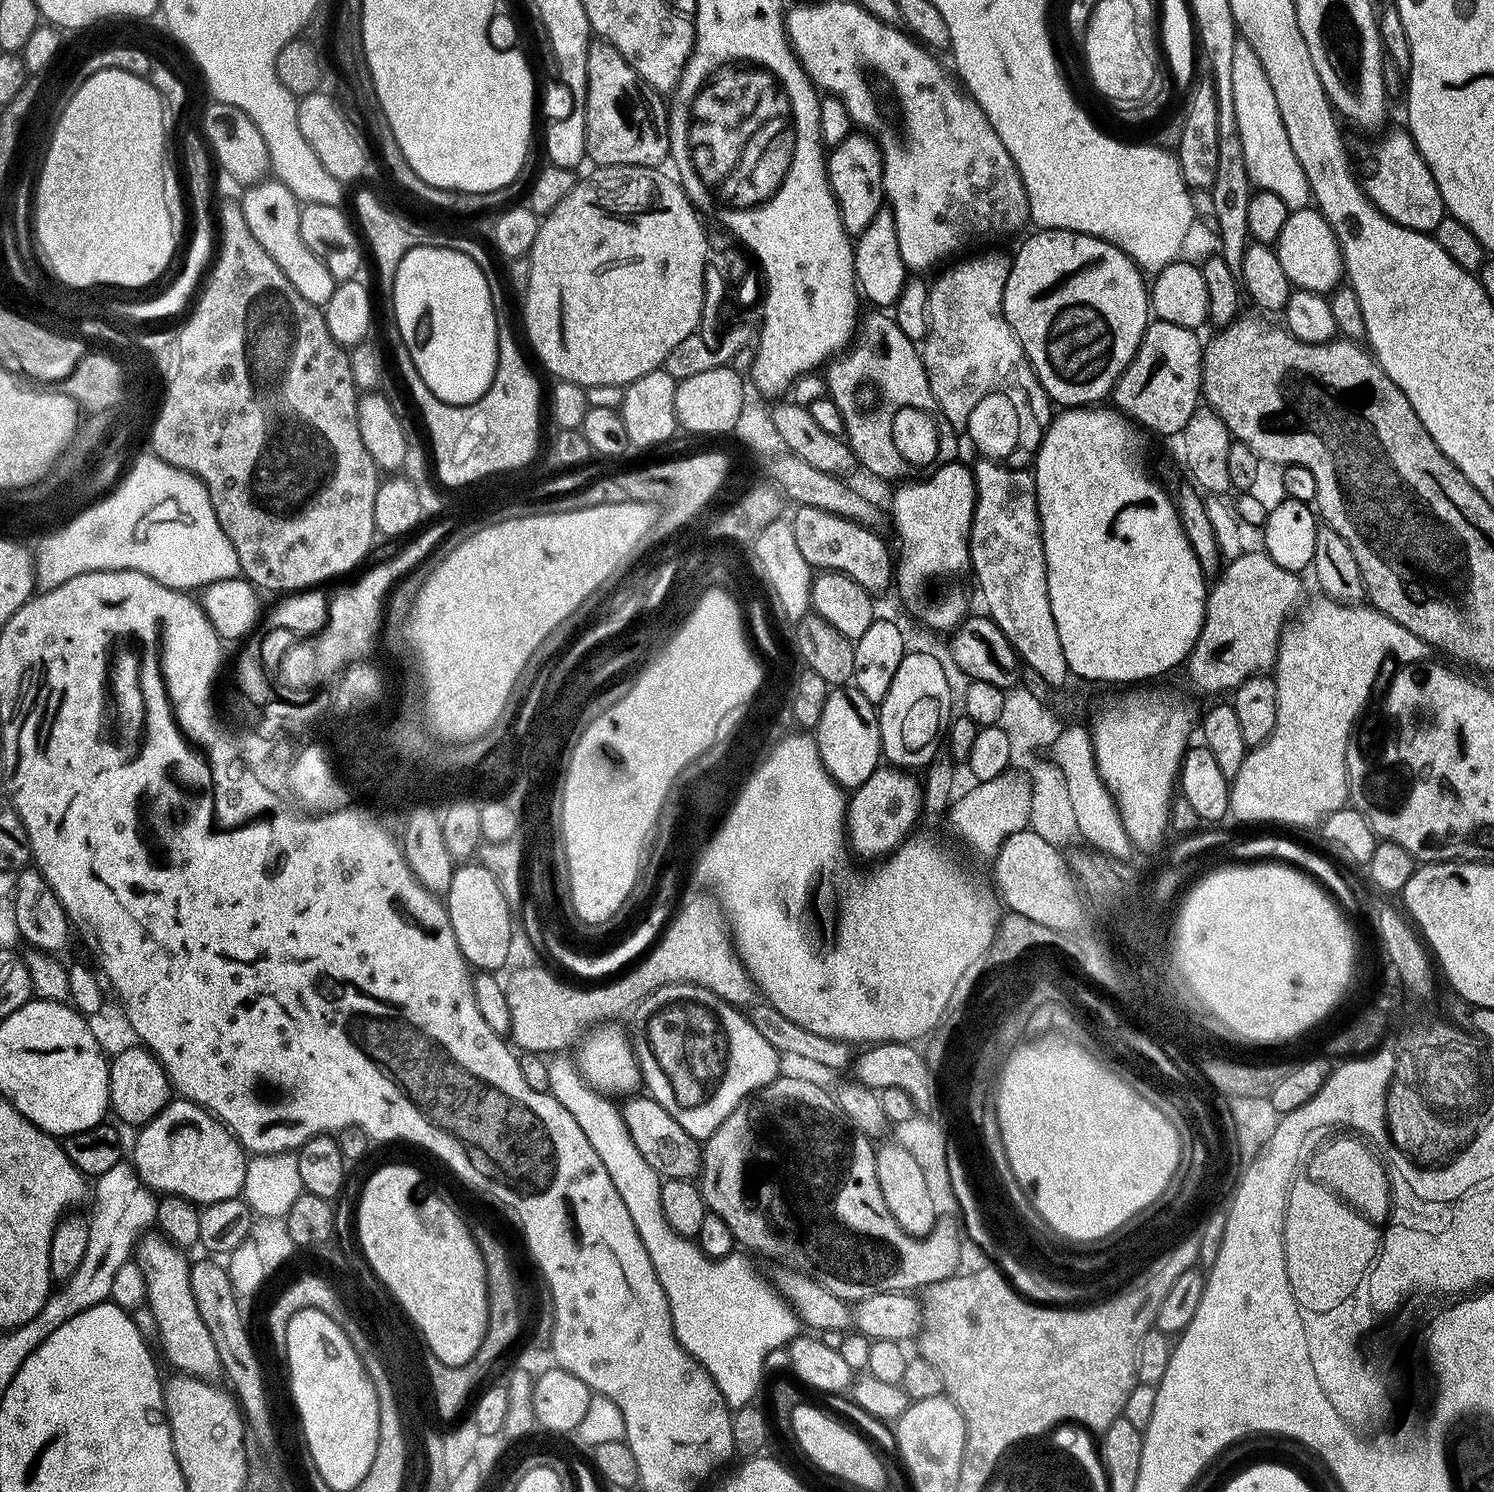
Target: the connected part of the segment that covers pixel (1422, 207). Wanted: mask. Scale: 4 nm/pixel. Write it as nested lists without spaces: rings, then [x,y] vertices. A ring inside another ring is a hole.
[[[1407,131],[1388,132],[1381,138],[1380,145],[1376,148],[1376,161],[1372,164],[1372,173],[1369,174],[1368,181],[1363,181],[1362,187],[1382,215],[1389,216],[1395,224],[1401,224],[1415,232],[1435,233],[1436,227],[1446,216],[1442,194]]]

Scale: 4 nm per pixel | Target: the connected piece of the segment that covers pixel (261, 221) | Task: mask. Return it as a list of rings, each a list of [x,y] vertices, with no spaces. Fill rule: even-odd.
[[[275,178],[269,179],[267,182],[253,183],[249,188],[252,189],[245,194],[244,200],[242,199],[242,207],[250,234],[254,234],[254,238],[258,238],[258,242],[264,247],[266,254],[270,254],[270,258],[274,258],[274,262],[278,262],[282,274],[286,274],[286,278],[294,286],[294,290],[298,290],[298,294],[302,294],[302,298],[306,298],[311,304],[317,306],[327,304],[338,281],[332,277],[324,261],[313,254],[310,246],[306,246],[306,242],[302,238],[301,201],[296,199],[296,195],[287,186]]]

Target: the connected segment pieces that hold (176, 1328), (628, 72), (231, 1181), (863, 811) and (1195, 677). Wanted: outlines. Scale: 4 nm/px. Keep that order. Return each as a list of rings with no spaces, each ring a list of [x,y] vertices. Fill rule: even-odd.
[[[149,1230],[144,1233],[136,1242],[134,1249],[135,1263],[140,1265],[144,1276],[144,1294],[147,1307],[150,1306],[150,1312],[154,1318],[158,1334],[162,1340],[162,1350],[167,1360],[176,1367],[177,1371],[189,1376],[196,1376],[209,1382],[219,1379],[223,1375],[221,1362],[218,1358],[218,1352],[212,1337],[202,1321],[202,1317],[196,1307],[192,1288],[190,1288],[190,1260],[183,1249],[173,1245],[167,1237],[160,1234],[159,1231]]]
[[[596,38],[588,45],[587,52],[587,102],[584,104],[584,147],[585,157],[594,162],[595,167],[606,165],[642,165],[657,167],[666,156],[666,148],[658,140],[658,134],[647,110],[640,104],[636,72],[624,58],[604,40]]]
[[[183,1098],[169,1099],[168,1103],[153,1120],[141,1127],[135,1134],[130,1163],[136,1169],[140,1183],[156,1194],[181,1196],[196,1206],[235,1200],[243,1193],[249,1157],[241,1148],[235,1136],[202,1106]]]
[[[881,766],[848,796],[847,843],[855,855],[857,852],[862,859],[875,861],[895,852],[909,839],[916,819],[921,819],[923,806],[921,781],[912,776],[911,771],[902,768]]]
[[[1245,550],[1240,557],[1227,561],[1227,563],[1223,565],[1222,571],[1215,577],[1214,583],[1216,583],[1216,585],[1214,583],[1211,585],[1208,594],[1208,605],[1204,611],[1204,625],[1198,634],[1198,642],[1192,648],[1192,652],[1188,655],[1186,661],[1188,680],[1198,691],[1231,693],[1242,682],[1246,682],[1248,676],[1259,676],[1267,673],[1269,669],[1275,665],[1276,652],[1280,649],[1280,633],[1284,631],[1285,624],[1288,623],[1290,617],[1297,611],[1298,605],[1301,603],[1300,579],[1301,577],[1297,575],[1297,573],[1291,572],[1290,570],[1282,570],[1282,566],[1278,566],[1278,562],[1274,562],[1274,558],[1270,558],[1267,552],[1263,550],[1257,550],[1257,552]]]

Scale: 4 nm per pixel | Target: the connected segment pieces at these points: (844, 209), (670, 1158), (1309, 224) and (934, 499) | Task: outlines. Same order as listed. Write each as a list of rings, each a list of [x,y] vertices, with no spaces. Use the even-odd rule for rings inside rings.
[[[850,134],[840,144],[831,149],[832,157],[826,160],[828,180],[832,183],[831,195],[836,197],[844,227],[849,233],[859,234],[868,226],[881,211],[882,204],[882,165],[880,149],[876,141],[867,134]]]
[[[640,1094],[628,1098],[622,1104],[622,1115],[626,1130],[630,1130],[630,1138],[634,1138],[634,1146],[642,1150],[642,1158],[654,1166],[654,1170],[664,1180],[692,1180],[699,1177],[702,1167],[702,1144],[695,1140],[670,1114],[654,1099]],[[637,1099],[637,1100],[636,1100]]]
[[[1309,206],[1289,211],[1285,224],[1274,243],[1274,251],[1278,262],[1282,262],[1282,270],[1286,270],[1286,278],[1296,288],[1328,294],[1341,283],[1345,275],[1340,244],[1315,207]]]
[[[960,463],[940,464],[933,476],[917,484],[904,484],[891,493],[892,524],[900,539],[900,556],[898,552],[894,564],[894,592],[900,595],[905,610],[936,634],[959,628],[970,612],[968,592],[960,584],[938,585],[936,600],[928,604],[928,580],[956,580],[970,572],[969,540],[976,486],[973,469]]]

